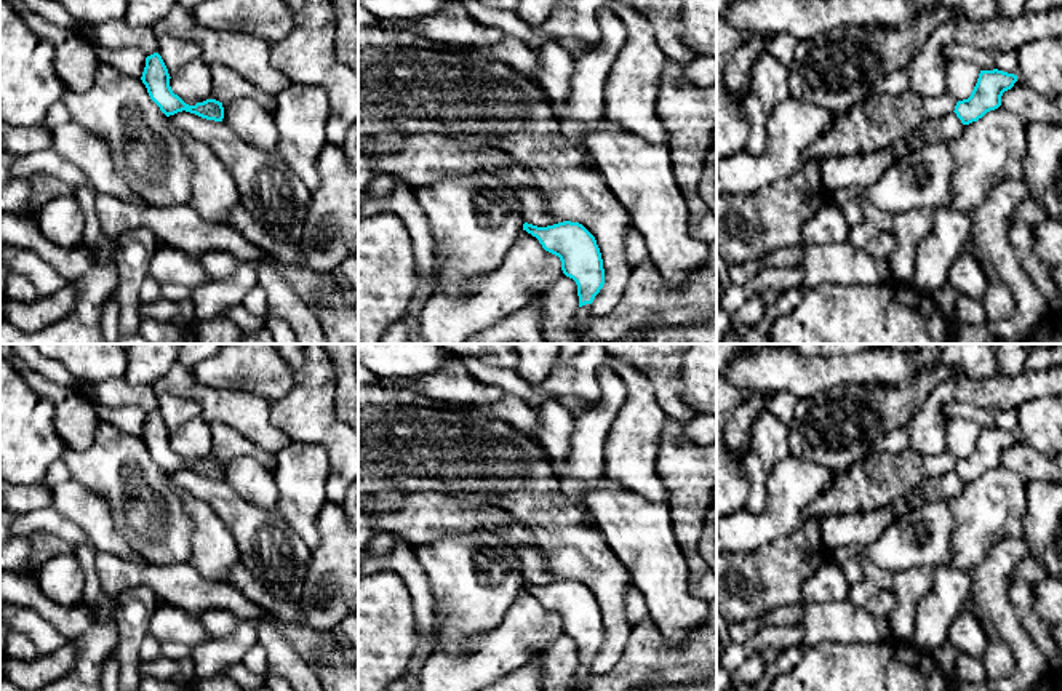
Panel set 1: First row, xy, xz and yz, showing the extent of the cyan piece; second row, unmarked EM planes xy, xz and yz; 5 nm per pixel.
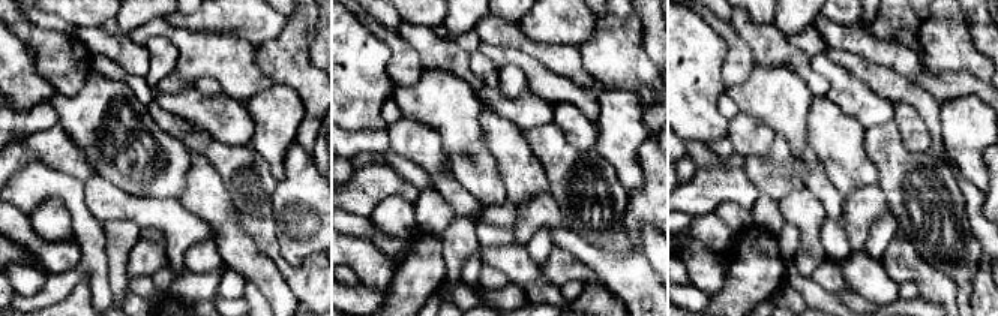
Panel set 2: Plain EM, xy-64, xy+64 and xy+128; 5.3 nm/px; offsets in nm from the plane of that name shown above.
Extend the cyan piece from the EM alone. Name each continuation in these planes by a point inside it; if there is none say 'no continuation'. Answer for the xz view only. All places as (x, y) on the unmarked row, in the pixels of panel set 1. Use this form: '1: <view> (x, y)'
1: xz (584, 671)

